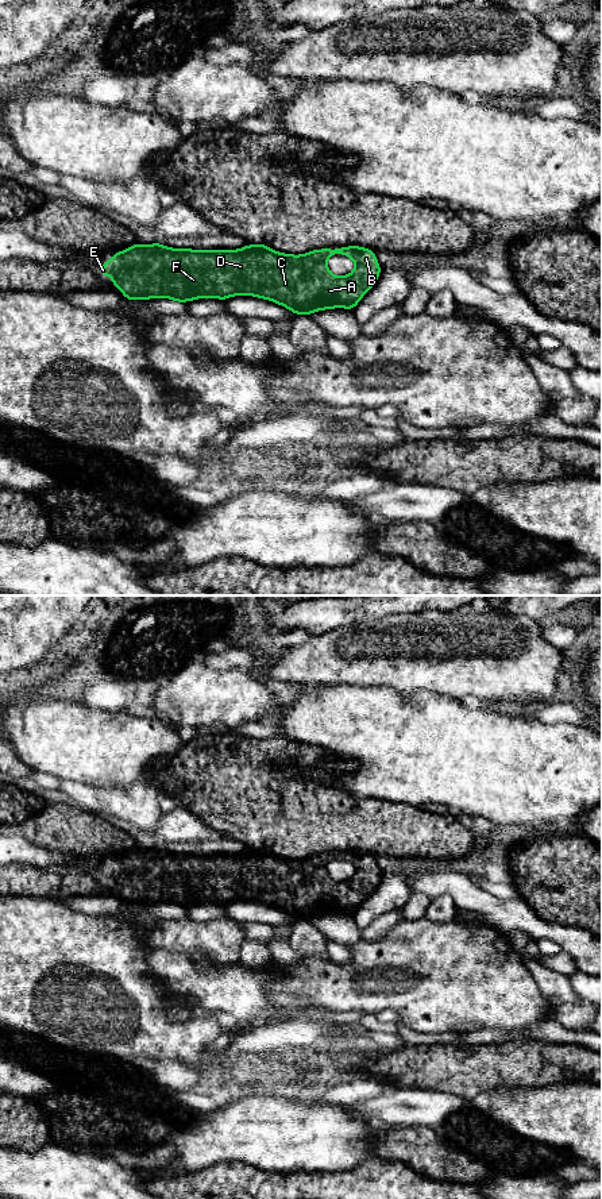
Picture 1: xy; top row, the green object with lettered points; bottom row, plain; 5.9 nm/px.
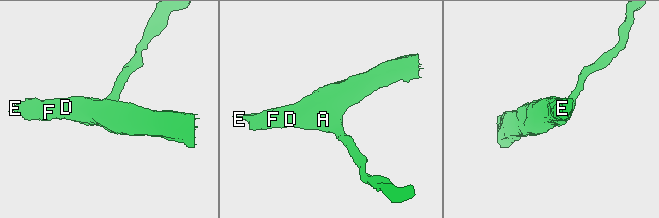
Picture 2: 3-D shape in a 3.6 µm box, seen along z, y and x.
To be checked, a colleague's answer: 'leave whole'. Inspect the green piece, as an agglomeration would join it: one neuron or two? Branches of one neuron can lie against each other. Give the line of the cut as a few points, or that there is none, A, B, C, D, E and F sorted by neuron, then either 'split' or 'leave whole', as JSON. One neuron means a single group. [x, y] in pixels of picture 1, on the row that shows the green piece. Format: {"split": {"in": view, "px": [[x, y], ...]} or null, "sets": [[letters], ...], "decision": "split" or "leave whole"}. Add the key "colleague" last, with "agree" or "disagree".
{"split": null, "sets": [["A", "B", "C", "D", "E", "F"]], "decision": "leave whole", "colleague": "agree"}

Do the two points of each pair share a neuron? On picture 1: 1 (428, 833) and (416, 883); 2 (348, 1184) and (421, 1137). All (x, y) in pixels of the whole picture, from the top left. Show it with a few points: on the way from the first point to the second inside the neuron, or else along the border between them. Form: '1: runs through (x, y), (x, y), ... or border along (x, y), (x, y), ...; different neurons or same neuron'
1: border along (429, 864), (439, 866); different neurons
2: border along (374, 1155), (382, 1159), (400, 1160), (417, 1171); different neurons

